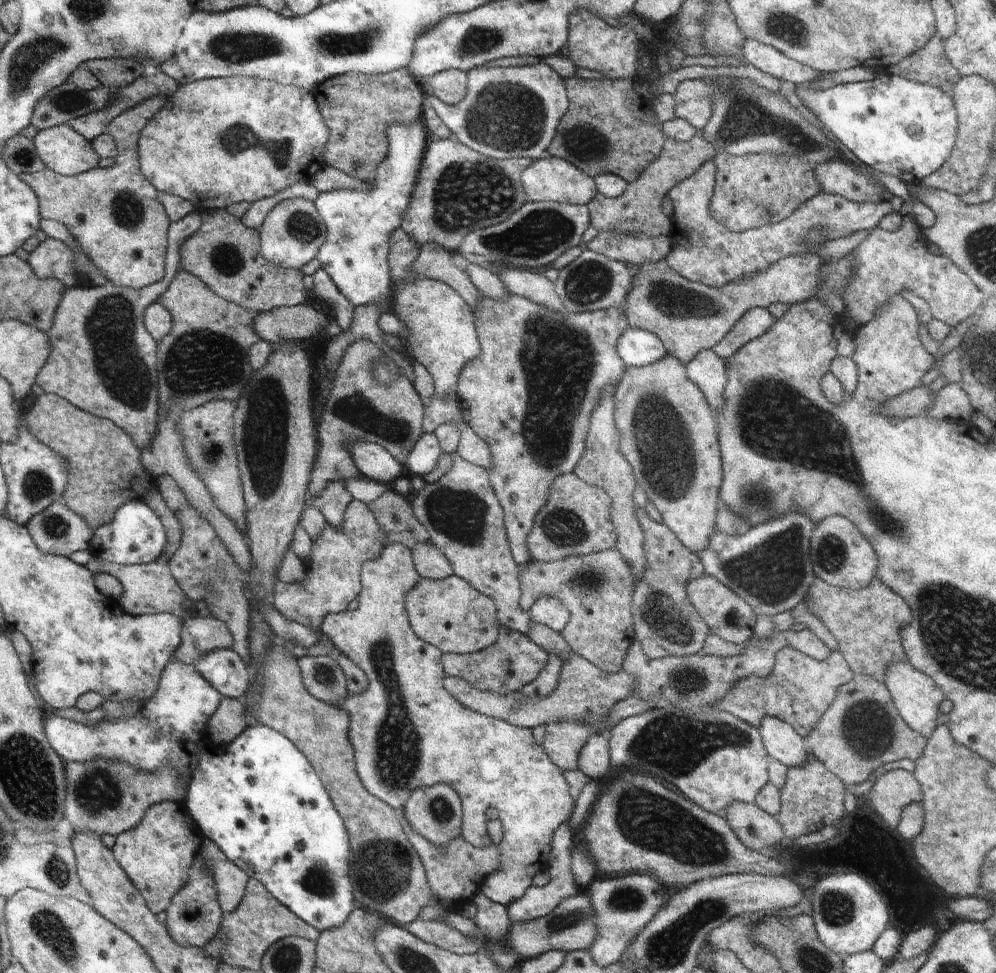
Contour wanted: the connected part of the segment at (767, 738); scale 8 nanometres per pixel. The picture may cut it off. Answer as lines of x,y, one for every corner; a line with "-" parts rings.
764,716
759,732
770,759
776,759
786,768
800,768
806,764
810,750
805,739
787,722
773,716

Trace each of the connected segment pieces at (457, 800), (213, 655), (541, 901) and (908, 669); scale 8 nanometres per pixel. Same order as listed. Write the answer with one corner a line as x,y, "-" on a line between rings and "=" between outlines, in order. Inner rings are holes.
434,784
418,788
410,794
410,800
402,808
403,817
416,834
426,838
436,848
450,846
452,840
460,838
462,826
462,803
460,795
449,784
=
220,648
204,654
195,667
222,697
243,701
252,678
248,666
232,648
=
560,824
554,831
552,836
550,854
551,857
551,873
552,877
548,884
543,887
530,886
524,896
512,904
508,904
506,910
511,922
514,924
520,924
520,922
528,922
528,920
536,920
550,914
562,900
568,900
572,896
578,895
582,890
576,884
574,880
574,874
572,874
572,832
568,828
568,824
=
896,661
896,664
888,666
885,685
904,722
913,731
922,734
924,738
931,737
934,729
939,725
937,719
941,715
940,704
945,699
940,687
928,675
912,668
912,665
907,661

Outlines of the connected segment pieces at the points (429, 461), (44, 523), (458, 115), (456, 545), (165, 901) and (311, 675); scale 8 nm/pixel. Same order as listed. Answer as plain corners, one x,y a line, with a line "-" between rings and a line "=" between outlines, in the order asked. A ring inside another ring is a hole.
435,433
421,434
404,462
405,468
412,477
424,476
436,468
442,453
=
62,499
33,516
25,526
34,544
44,552
68,557
78,550
89,548
93,530
86,520
72,512
=
542,64
521,67
480,66
467,72
466,96
455,105
444,105
433,95
423,100
464,146
488,158
542,159
556,134
557,124
568,110
564,79
=
457,451
450,453
450,456
452,457
452,470
446,476
442,476
438,482
426,483
421,491
415,492
410,498
414,516
420,522
420,527
428,532
429,542
448,558
454,575
463,578
472,588
494,601
498,624
528,636
532,620
529,611
524,612
520,608
520,566
512,558
504,528
504,512
490,484
488,471
467,460
462,460
462,456
458,456
=
184,802
153,804
146,810
146,813
142,822
136,828
115,836
116,842
111,850
114,858
116,858
116,862
120,864
122,870
126,872
128,878
136,887
136,890
140,892
140,896
146,901
146,906
150,909
150,912
156,915
158,912
168,908
172,896
188,882
190,866
194,862
194,856
199,852
204,836
198,830
198,826
196,826
196,822
190,816
190,812
188,812
=
307,656
297,663
302,684
314,698
338,707
348,696
346,676
332,656

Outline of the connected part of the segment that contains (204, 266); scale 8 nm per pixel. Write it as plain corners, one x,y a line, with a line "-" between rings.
224,208
198,213
201,217
200,229
180,246
183,271
197,276
212,292
244,307
253,315
306,303
308,291
302,272
268,262
260,252
258,229
244,226
240,218
230,215

